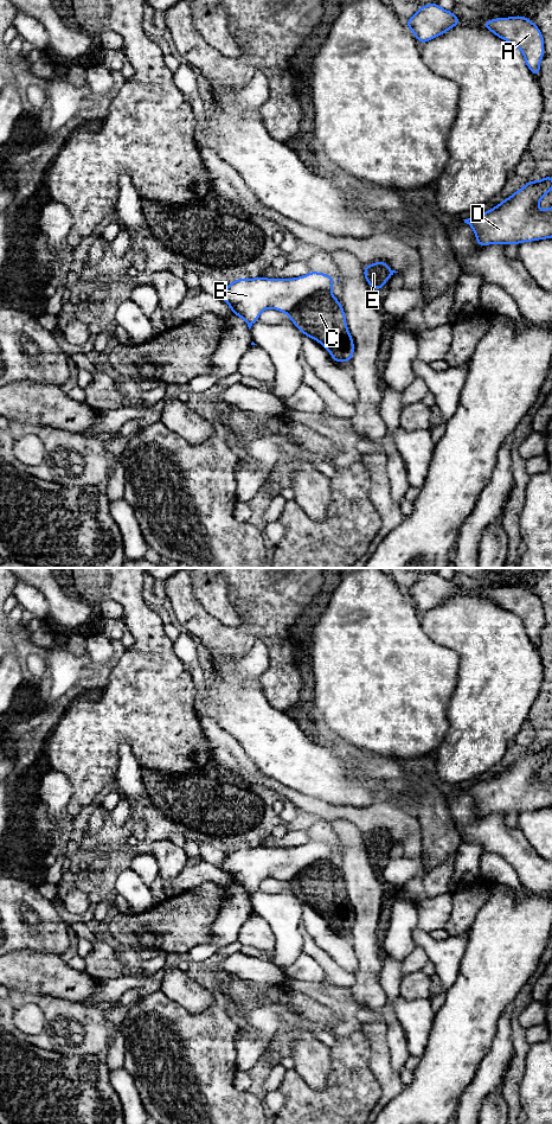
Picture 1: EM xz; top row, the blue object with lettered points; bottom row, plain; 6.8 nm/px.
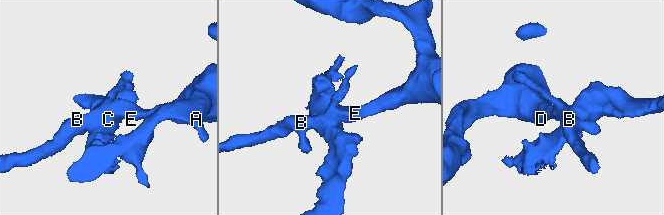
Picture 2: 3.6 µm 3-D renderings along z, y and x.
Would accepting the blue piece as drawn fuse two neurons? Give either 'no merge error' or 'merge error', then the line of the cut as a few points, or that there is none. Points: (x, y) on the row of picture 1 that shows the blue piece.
merge error; cut in xz along (331, 291), (319, 291), (309, 295), (287, 313)

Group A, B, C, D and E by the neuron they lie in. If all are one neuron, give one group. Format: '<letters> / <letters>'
A B D E / C

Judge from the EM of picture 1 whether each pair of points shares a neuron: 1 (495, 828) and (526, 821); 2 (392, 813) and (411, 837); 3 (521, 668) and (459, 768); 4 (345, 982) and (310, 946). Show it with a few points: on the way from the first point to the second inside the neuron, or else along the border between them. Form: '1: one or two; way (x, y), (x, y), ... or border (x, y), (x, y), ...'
1: two; border (518, 828), (534, 850)
2: one; way (396, 819), (408, 831)
3: one; way (496, 693), (485, 714), (475, 743)
4: one; way (337, 974), (319, 955)

